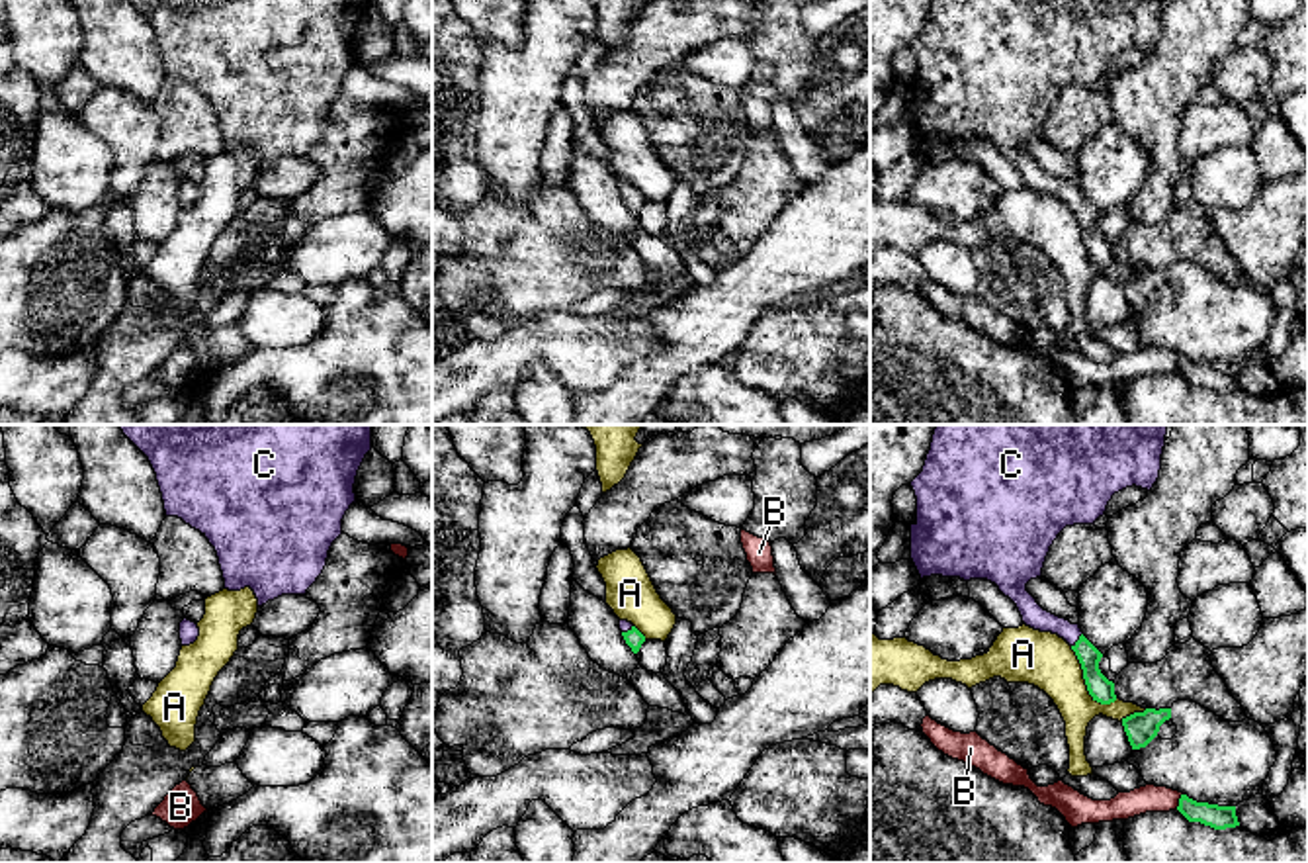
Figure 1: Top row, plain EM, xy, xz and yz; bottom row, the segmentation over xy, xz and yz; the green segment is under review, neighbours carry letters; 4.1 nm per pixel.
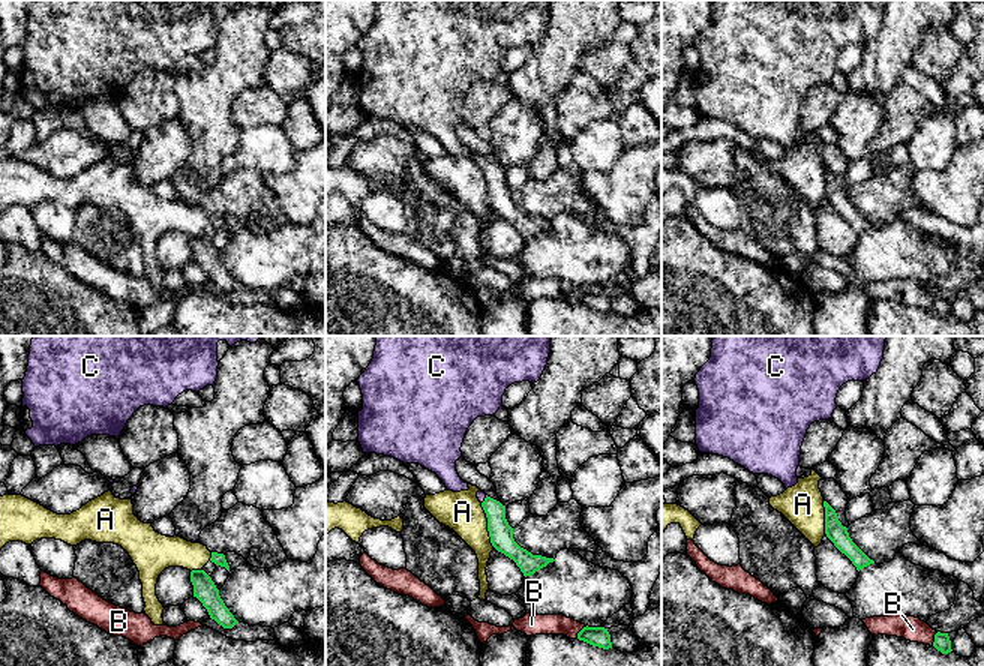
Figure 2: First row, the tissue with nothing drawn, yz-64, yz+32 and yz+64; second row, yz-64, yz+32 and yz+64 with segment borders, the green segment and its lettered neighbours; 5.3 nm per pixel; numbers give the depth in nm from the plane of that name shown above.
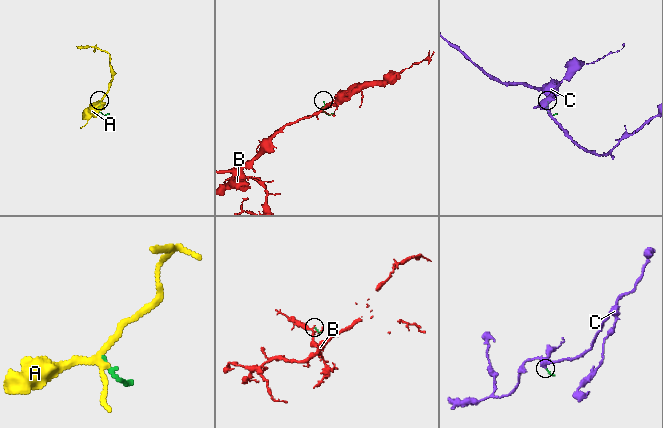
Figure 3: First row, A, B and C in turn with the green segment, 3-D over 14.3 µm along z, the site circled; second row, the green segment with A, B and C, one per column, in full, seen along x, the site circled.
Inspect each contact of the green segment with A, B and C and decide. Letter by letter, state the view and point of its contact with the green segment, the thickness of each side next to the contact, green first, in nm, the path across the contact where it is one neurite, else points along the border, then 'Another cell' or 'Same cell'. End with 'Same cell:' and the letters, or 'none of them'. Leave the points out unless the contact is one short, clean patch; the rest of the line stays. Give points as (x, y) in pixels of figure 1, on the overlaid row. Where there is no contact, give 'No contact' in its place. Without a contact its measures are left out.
A: Touches green at yz (1086, 681). Thickness 100 nm (green) against 220 nm. Another cell
B: Touches green at yz (1179, 801). Thickness 100 nm (green) against 110 nm. Another cell
C: Touches green at yz (1078, 640). Thickness 100 nm (green) against 100 nm. Path across: yz (1101, 689), (1078, 640), (1062, 627), (1033, 615). Same cell
Same cell: C

